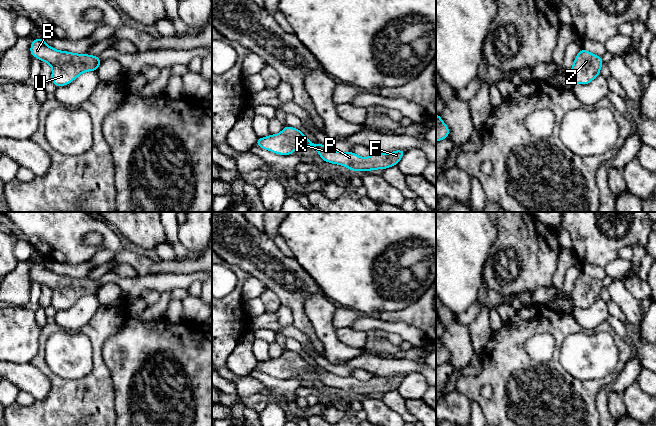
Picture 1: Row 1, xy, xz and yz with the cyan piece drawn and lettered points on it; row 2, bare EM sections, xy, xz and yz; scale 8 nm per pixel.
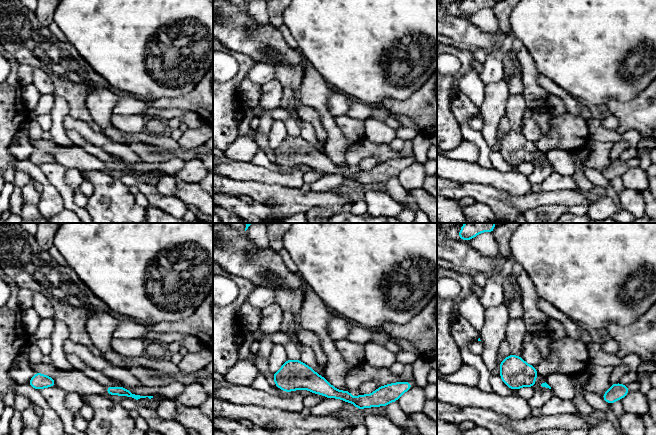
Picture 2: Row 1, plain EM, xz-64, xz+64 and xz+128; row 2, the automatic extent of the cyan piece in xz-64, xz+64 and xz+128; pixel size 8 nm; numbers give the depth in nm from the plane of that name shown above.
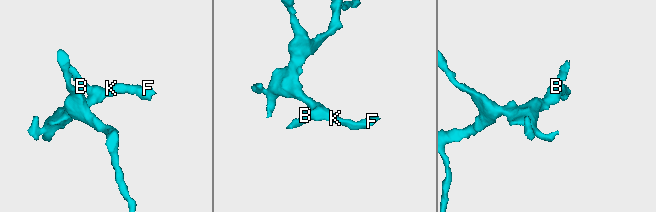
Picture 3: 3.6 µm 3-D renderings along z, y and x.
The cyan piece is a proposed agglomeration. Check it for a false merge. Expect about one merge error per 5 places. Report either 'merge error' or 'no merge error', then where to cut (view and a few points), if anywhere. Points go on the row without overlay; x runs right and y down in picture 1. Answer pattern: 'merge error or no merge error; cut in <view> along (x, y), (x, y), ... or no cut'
no merge error; no cut

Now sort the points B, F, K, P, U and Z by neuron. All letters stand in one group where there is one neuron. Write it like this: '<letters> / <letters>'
B F K P U Z

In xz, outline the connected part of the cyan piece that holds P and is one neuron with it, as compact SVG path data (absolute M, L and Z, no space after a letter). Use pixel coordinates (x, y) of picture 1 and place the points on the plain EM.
M285 350L281 357L258 362L256 369L281 379L290 379L295 373L311 370L315 372L324 385L347 391L350 395L370 395L385 393L399 387L406 374L397 374L391 377L374 376L371 380L363 382L353 376L338 376L323 368L312 367L301 355Z

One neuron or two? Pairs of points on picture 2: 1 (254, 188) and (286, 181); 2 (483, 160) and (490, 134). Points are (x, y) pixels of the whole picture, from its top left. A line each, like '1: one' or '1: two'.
1: two
2: two

